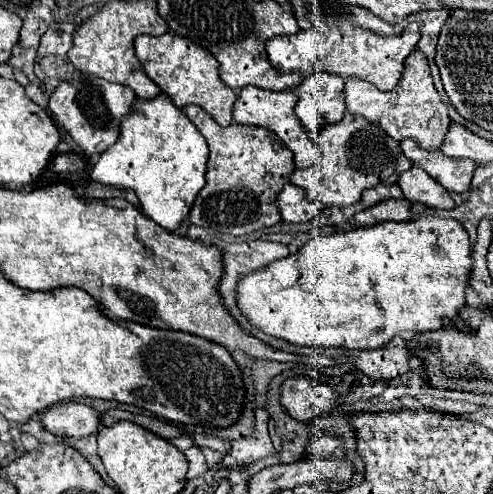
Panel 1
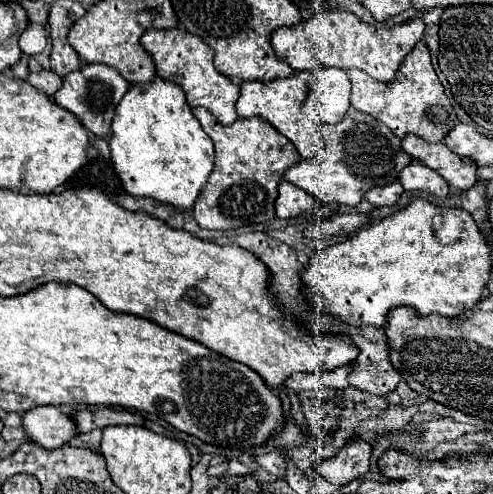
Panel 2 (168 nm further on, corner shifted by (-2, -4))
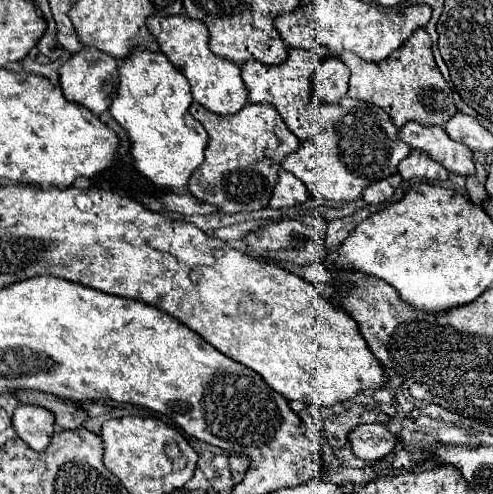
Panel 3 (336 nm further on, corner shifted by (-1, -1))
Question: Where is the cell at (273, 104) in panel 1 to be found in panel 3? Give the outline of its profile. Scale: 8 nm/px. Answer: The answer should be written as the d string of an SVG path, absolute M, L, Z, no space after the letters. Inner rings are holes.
M289 49L289 57L281 63L281 65L263 65L263 63L255 63L249 61L241 67L241 77L243 83L247 87L247 95L249 95L249 103L269 103L273 105L279 115L283 117L283 123L287 125L287 129L299 139L299 141L307 141L313 139L319 133L319 127L313 125L309 113L307 113L307 105L309 105L309 97L311 97L311 77L315 73L315 69L321 65L323 61L323 49Z

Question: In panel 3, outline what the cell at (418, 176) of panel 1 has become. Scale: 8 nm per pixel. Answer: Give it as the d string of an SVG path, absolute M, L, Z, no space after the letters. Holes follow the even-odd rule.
M411 151L409 157L405 157L399 163L399 173L403 179L427 179L431 183L443 183L447 181L447 171L435 163L431 157L427 157L421 151Z

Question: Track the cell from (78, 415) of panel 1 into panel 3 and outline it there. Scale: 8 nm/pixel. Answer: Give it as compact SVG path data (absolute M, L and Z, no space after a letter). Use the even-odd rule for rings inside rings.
M19 403L13 413L13 429L35 451L45 451L55 433L55 415L49 409Z

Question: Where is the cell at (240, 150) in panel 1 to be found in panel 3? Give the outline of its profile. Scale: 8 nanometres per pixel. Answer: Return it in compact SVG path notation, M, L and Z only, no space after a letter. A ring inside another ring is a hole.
M193 103L191 115L203 125L209 135L203 165L193 173L189 191L203 203L219 209L223 215L259 211L269 207L273 187L279 179L281 161L297 151L299 139L285 129L281 115L271 105L245 105L239 113L223 117Z

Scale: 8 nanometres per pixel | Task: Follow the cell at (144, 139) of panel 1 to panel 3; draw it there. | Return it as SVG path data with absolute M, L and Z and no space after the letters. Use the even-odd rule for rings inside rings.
M137 49L119 65L119 89L109 111L131 141L129 153L133 157L133 167L157 187L171 187L171 189L185 187L187 181L191 179L191 173L205 161L205 149L209 137L205 129L195 121L195 117L191 117L189 113L191 103L193 97L187 79L167 61L167 57L161 51L151 53L145 49Z

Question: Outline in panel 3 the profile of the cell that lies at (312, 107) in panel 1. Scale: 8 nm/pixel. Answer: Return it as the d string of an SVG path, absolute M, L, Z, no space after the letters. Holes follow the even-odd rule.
M327 57L312 77L313 95L319 103L339 103L347 95L349 69L337 57Z

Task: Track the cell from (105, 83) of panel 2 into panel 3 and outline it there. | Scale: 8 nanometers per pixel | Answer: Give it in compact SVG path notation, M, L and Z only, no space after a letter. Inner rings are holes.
M83 47L79 53L75 53L75 57L69 57L61 65L59 81L61 81L61 89L67 101L87 107L93 115L103 115L111 107L113 99L117 97L117 83L119 83L117 61L99 49Z

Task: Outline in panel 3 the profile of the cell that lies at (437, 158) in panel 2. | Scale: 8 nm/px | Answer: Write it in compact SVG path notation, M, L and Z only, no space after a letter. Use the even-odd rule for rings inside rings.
M407 123L399 129L399 139L409 147L427 153L433 161L443 165L447 171L469 177L475 173L473 153L463 143L451 141L443 127L423 127Z

